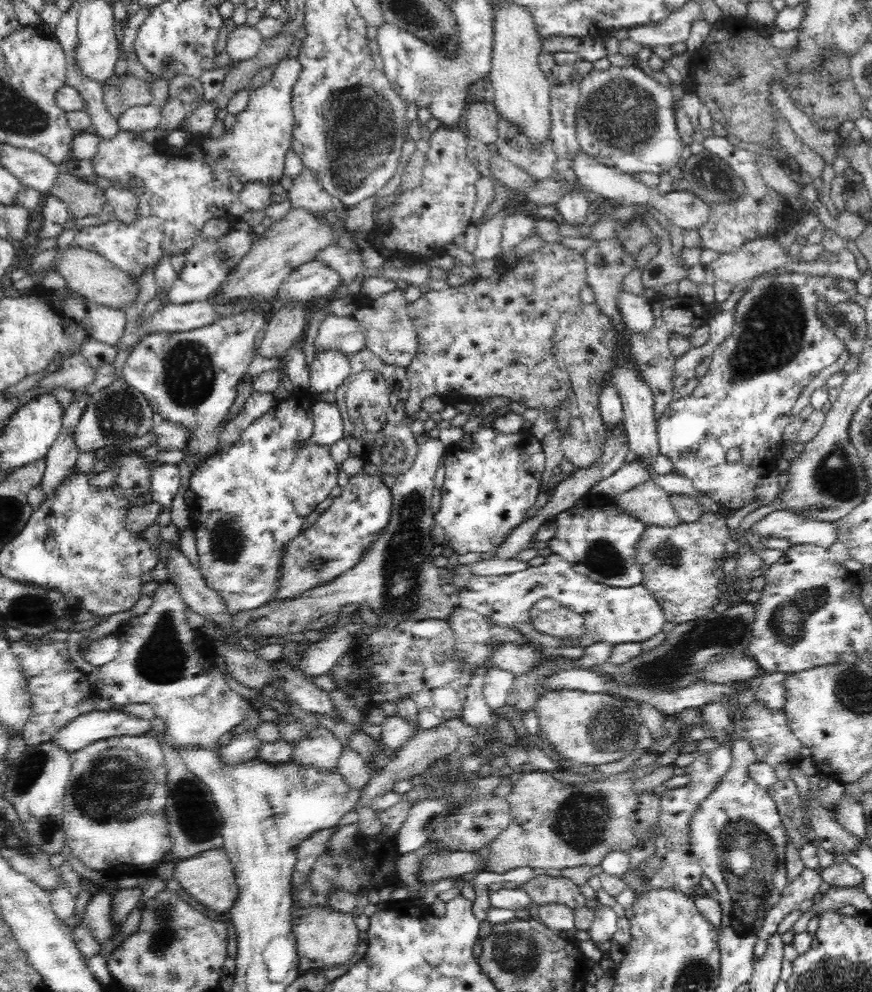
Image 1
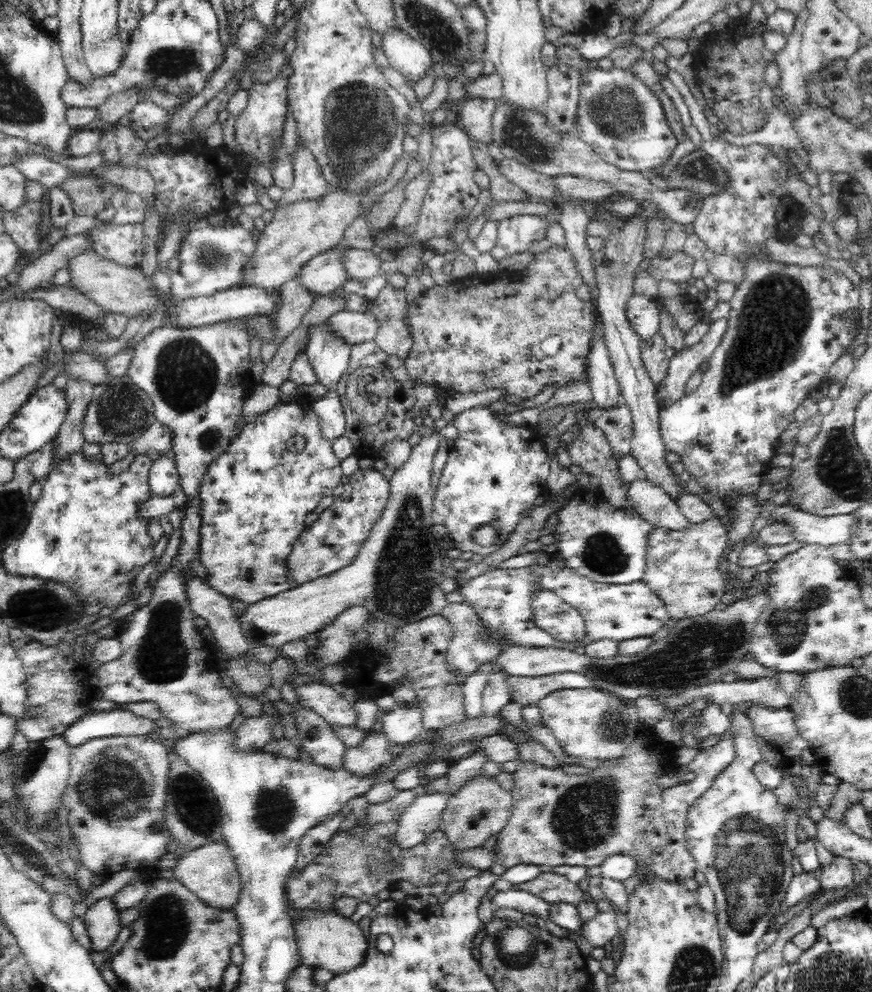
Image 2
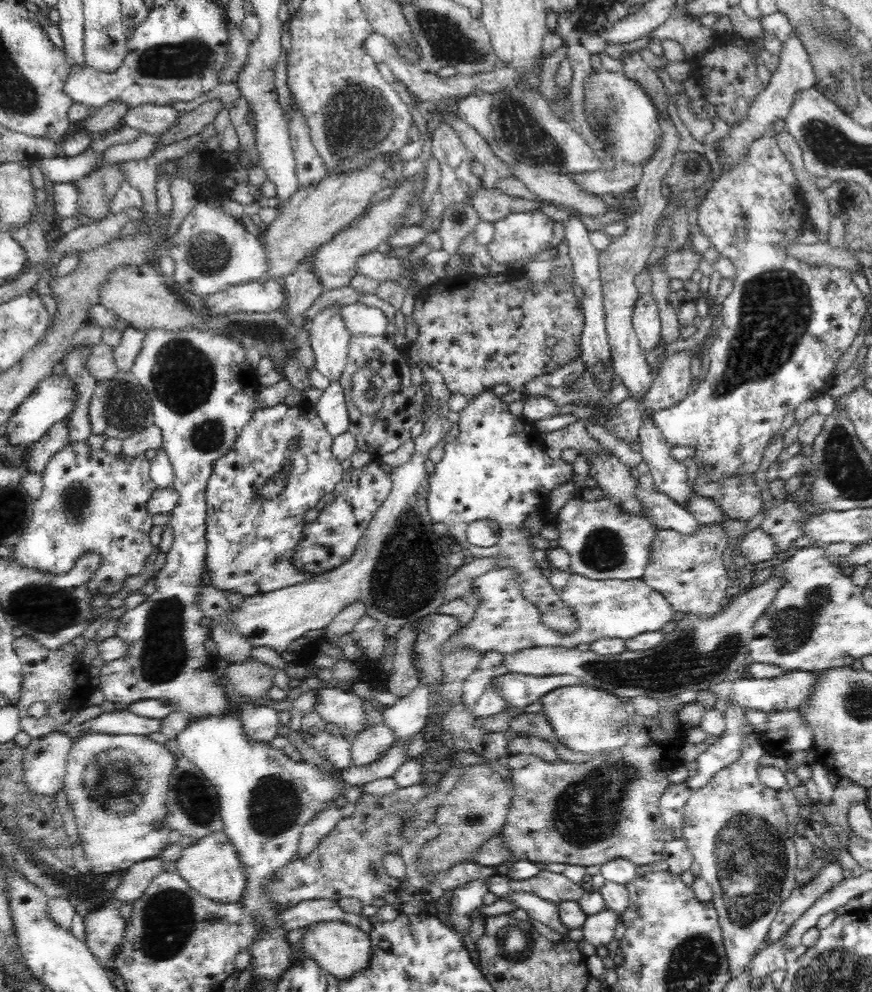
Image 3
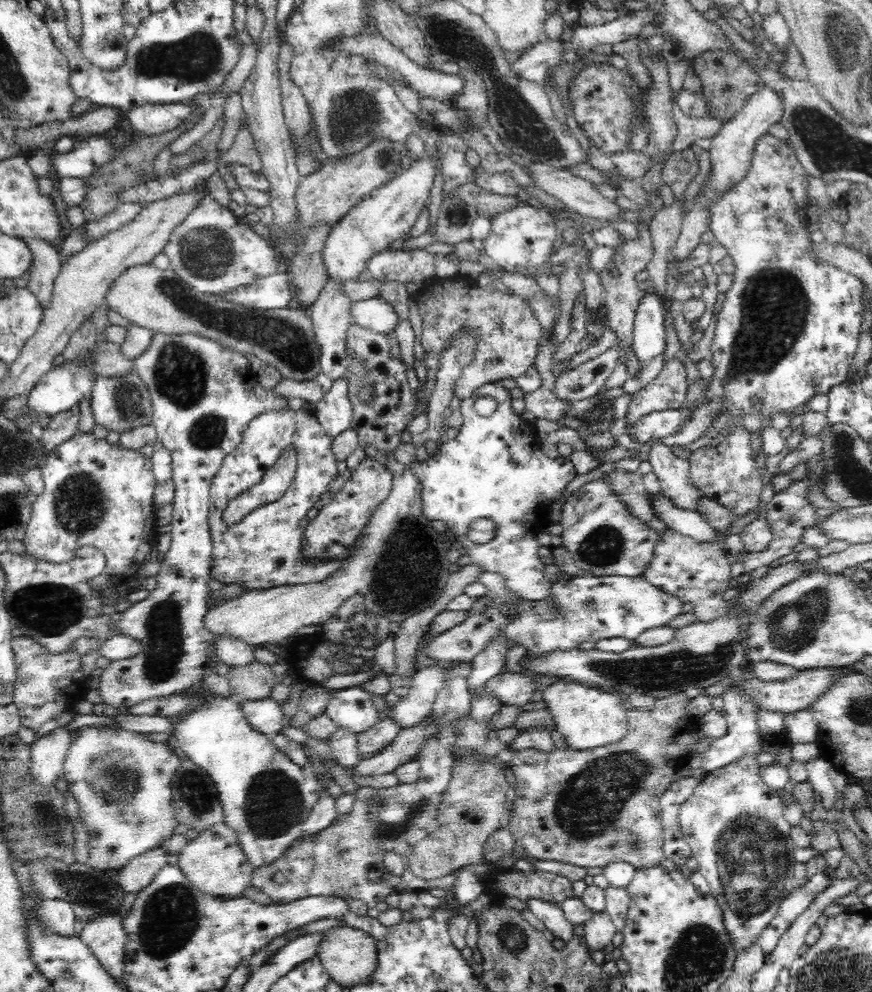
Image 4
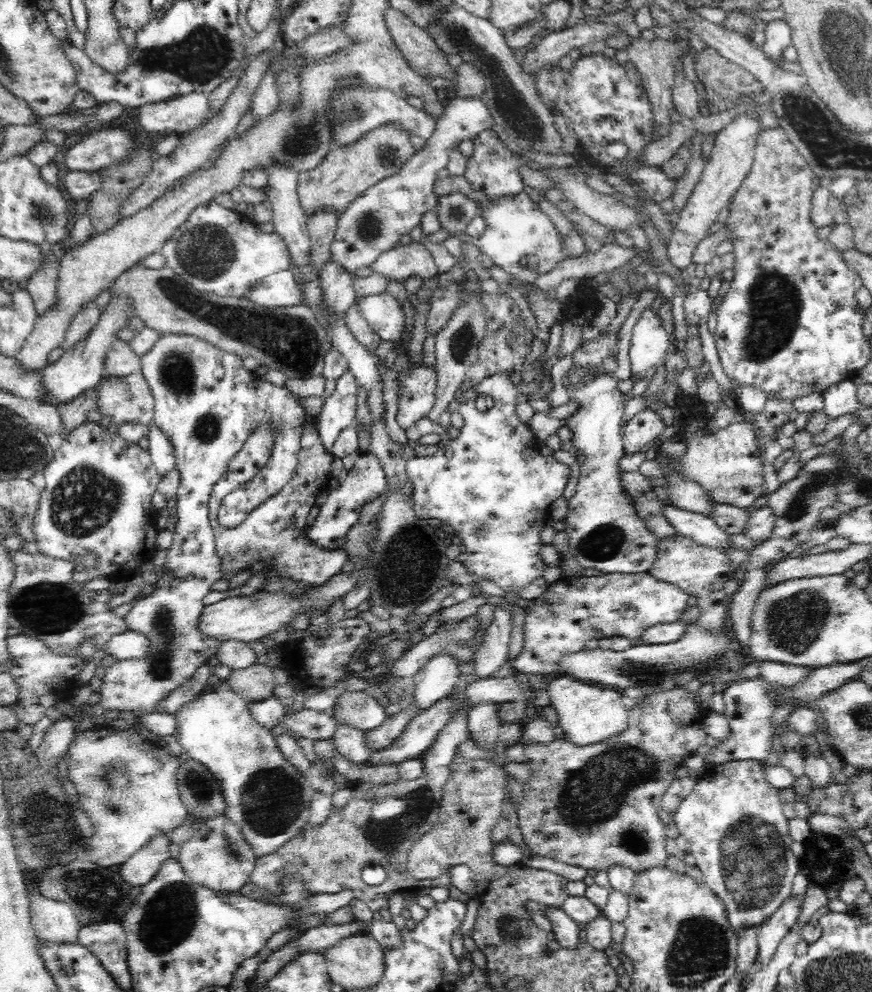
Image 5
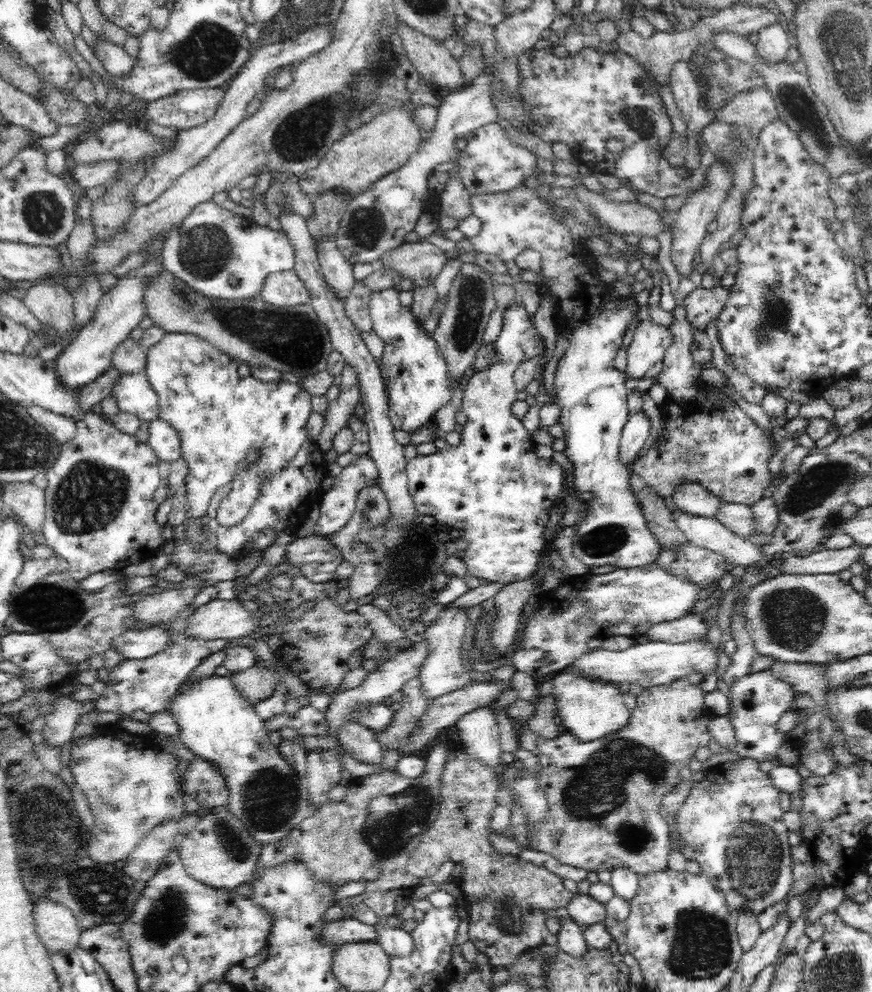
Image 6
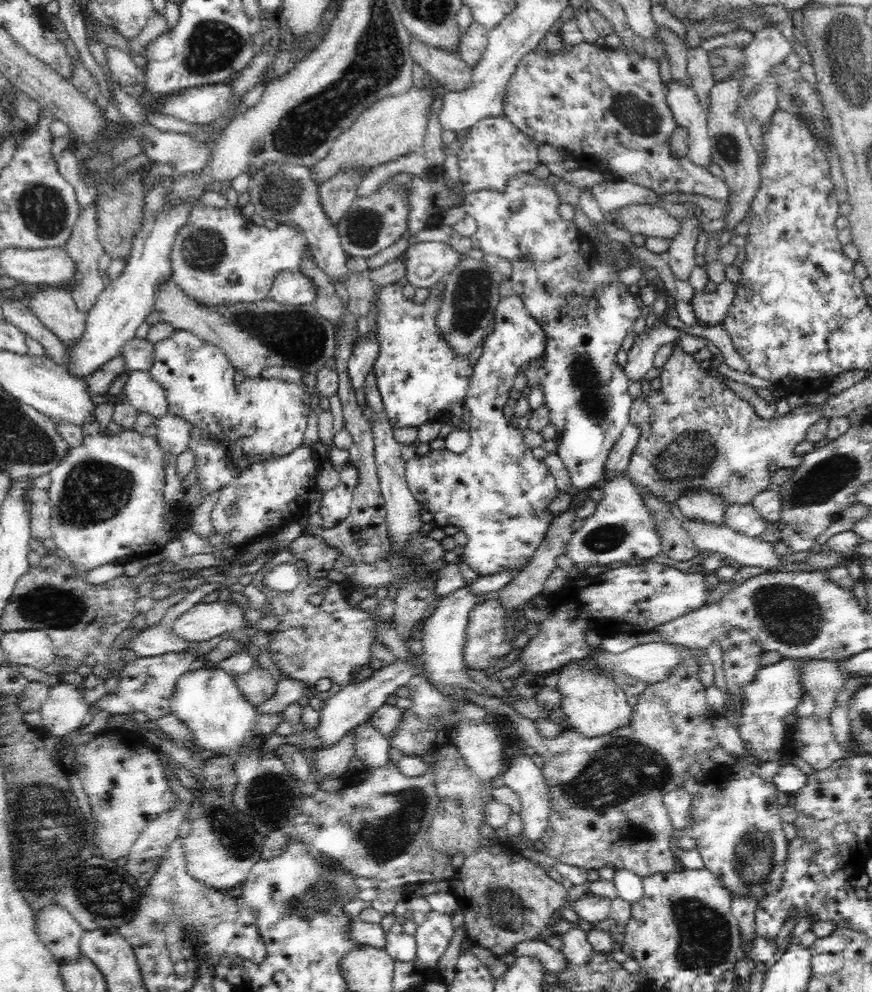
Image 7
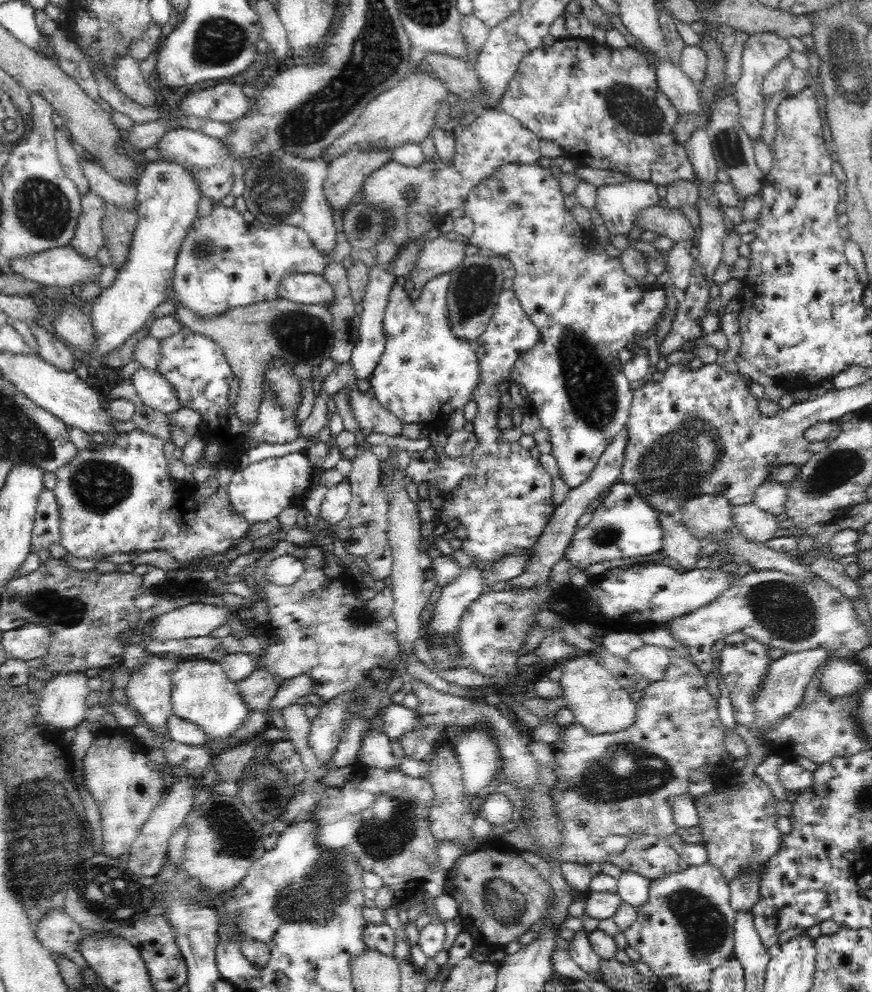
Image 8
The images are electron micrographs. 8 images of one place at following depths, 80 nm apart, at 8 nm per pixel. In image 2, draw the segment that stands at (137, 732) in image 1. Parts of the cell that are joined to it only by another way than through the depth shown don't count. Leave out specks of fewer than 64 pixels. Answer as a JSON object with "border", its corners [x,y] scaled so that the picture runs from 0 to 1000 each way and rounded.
{"border":[[[148,716],[107,718],[94,722],[73,736],[71,743],[80,754],[108,744],[124,742],[167,742],[180,737],[179,728],[151,720]]]}

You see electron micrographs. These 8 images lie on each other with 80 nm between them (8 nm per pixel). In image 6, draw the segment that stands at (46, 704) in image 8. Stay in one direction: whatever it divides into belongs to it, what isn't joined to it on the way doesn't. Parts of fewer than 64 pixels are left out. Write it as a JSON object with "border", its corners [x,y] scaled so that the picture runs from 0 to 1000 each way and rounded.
{"border":[[[81,697],[71,699],[58,711],[56,720],[52,722],[49,734],[50,750],[70,753],[85,745],[85,734],[94,720],[103,720],[109,715],[108,709],[89,708],[83,703]]]}

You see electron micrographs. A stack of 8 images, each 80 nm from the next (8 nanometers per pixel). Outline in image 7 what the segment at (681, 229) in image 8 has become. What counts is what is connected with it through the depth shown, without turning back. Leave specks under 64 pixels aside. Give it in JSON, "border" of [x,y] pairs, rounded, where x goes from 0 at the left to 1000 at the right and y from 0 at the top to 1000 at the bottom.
{"border":[[[732,206],[709,212],[704,216],[709,229],[722,236],[737,236],[742,239],[763,240],[768,243],[780,234],[780,221],[757,208]]]}

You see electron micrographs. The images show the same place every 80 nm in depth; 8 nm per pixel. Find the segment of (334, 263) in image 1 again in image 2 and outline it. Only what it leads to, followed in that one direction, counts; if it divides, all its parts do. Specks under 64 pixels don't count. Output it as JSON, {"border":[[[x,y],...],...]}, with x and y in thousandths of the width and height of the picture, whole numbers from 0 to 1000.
{"border":[[[400,249],[392,256],[392,263],[397,269],[399,282],[415,282],[429,280],[437,276],[438,262],[424,252],[406,251]]]}

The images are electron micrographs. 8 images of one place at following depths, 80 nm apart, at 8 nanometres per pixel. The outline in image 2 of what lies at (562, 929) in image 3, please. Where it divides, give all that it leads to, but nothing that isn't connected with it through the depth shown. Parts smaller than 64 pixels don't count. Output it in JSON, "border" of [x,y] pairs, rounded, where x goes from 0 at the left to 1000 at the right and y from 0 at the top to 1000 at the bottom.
{"border":[[[588,895],[581,898],[571,898],[565,903],[564,910],[569,915],[589,915],[589,917],[618,923],[624,927],[627,926],[633,913],[632,910],[618,906],[615,902]]]}

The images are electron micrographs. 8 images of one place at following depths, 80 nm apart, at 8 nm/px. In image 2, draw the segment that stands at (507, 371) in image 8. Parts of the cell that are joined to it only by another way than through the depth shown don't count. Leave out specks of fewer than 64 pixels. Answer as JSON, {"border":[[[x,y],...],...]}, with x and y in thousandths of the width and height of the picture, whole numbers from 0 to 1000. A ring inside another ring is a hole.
{"border":[[[557,409],[536,412],[522,418],[519,422],[519,428],[526,436],[516,449],[511,468],[505,477],[498,497],[494,521],[497,529],[511,531],[515,537],[514,543],[521,545],[522,552],[530,556],[542,556],[555,561],[565,558],[589,537],[595,526],[607,519],[615,502],[632,497],[626,484],[631,478],[633,461],[626,457],[617,435],[612,431],[585,428],[579,425],[579,421],[578,415],[567,416],[561,409]],[[555,528],[568,530],[572,537],[572,544],[563,550],[550,550],[541,543],[541,536]],[[617,595],[610,601],[609,611],[614,630],[644,647],[665,645],[671,638],[671,628],[663,615],[648,610],[638,597]]]}

